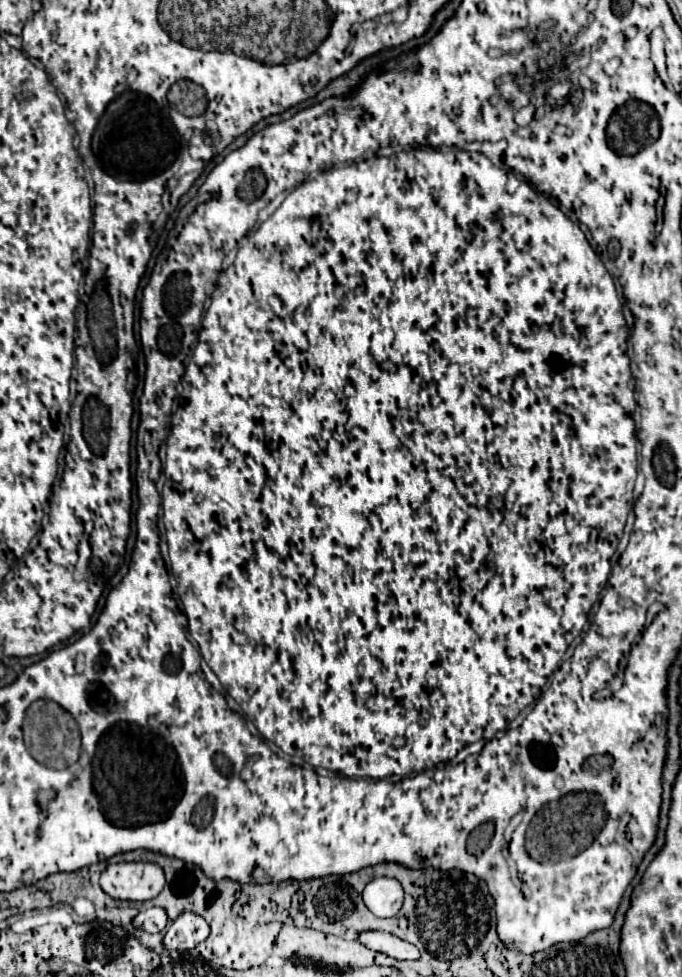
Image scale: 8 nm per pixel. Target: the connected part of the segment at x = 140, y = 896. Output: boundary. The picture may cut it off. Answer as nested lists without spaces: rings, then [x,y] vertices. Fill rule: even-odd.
[[[130,861],[130,863],[108,863],[100,875],[104,893],[124,901],[148,901],[162,891],[166,877],[158,863]]]

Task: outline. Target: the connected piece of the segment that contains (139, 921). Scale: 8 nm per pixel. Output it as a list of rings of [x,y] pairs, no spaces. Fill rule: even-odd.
[[[144,907],[138,917],[134,917],[134,925],[150,933],[160,933],[166,927],[166,911],[158,907]]]

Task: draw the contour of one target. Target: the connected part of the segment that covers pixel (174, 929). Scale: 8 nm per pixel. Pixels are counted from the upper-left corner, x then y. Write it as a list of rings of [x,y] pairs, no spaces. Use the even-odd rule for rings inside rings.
[[[183,912],[168,929],[164,945],[168,951],[190,951],[198,943],[206,941],[210,935],[210,925],[202,915]]]

